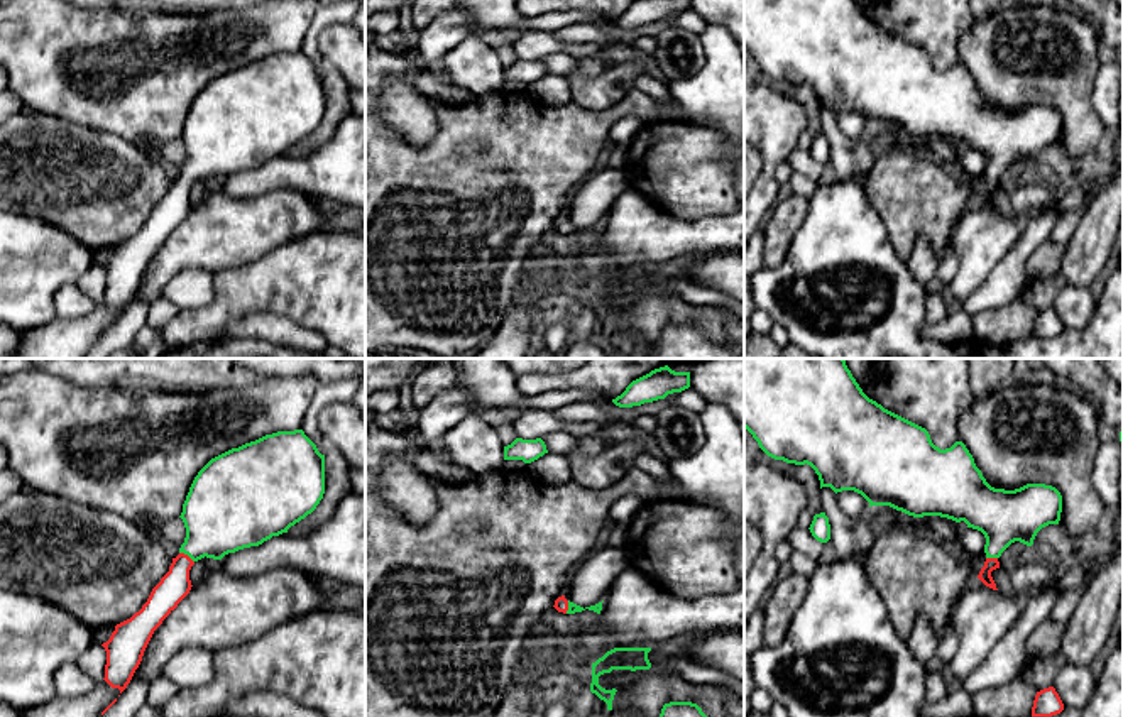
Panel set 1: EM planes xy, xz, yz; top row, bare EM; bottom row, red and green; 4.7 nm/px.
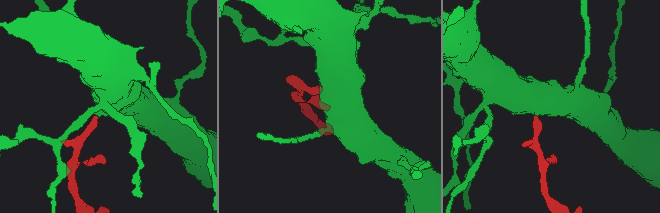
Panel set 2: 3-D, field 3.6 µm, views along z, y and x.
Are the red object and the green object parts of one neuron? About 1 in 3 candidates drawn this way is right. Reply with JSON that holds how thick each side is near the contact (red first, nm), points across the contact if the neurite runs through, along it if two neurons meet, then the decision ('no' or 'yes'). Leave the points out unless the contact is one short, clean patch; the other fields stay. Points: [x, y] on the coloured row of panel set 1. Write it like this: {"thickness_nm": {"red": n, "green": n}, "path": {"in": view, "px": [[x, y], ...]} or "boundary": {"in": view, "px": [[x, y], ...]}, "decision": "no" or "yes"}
{"thickness_nm": {"red": 150, "green": 360}, "path": {"in": "xy", "px": [[175, 585], [186, 555], [213, 528], [220, 514]]}, "decision": "yes"}

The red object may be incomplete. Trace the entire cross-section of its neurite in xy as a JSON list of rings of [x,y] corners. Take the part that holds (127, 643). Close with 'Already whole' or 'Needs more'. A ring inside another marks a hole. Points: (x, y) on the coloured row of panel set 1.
[[[303,430],[277,431],[255,441],[232,448],[211,458],[194,477],[181,519],[186,528],[179,555],[169,572],[152,588],[147,602],[130,619],[115,626],[107,651],[105,681],[120,693],[130,683],[144,651],[162,621],[189,594],[189,570],[201,558],[222,560],[228,553],[259,546],[272,536],[288,533],[291,526],[311,514],[325,494],[325,455]]]. Needs more

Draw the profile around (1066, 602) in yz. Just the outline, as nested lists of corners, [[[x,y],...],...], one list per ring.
[[[1077,592],[1059,594],[1057,602],[1055,602],[1052,614],[1050,614],[1052,621],[1065,626],[1076,609],[1077,597],[1079,597]]]

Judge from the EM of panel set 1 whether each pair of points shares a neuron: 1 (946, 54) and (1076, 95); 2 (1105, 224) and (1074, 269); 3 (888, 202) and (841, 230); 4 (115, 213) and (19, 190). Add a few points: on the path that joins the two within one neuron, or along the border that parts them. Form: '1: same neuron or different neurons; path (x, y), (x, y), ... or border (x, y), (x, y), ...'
1: different neurons; border (975, 22), (958, 41), (958, 61)
2: same neuron; path (1095, 235), (1084, 257)
3: different neurons; border (863, 188), (865, 198), (885, 225), (892, 246)
4: same neuron; path (92, 190), (43, 190)

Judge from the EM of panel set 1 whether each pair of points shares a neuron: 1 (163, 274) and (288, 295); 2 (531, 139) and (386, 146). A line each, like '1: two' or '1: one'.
1: two
2: one

